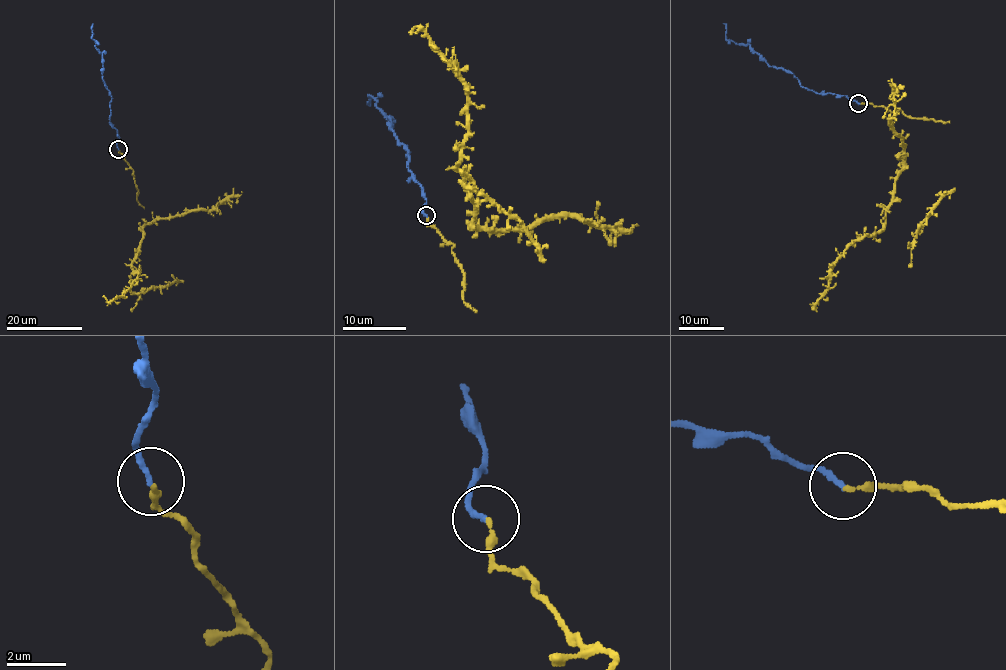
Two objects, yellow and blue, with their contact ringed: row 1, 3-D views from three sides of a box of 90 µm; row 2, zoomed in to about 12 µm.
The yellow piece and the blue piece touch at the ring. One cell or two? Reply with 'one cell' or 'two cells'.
one cell

